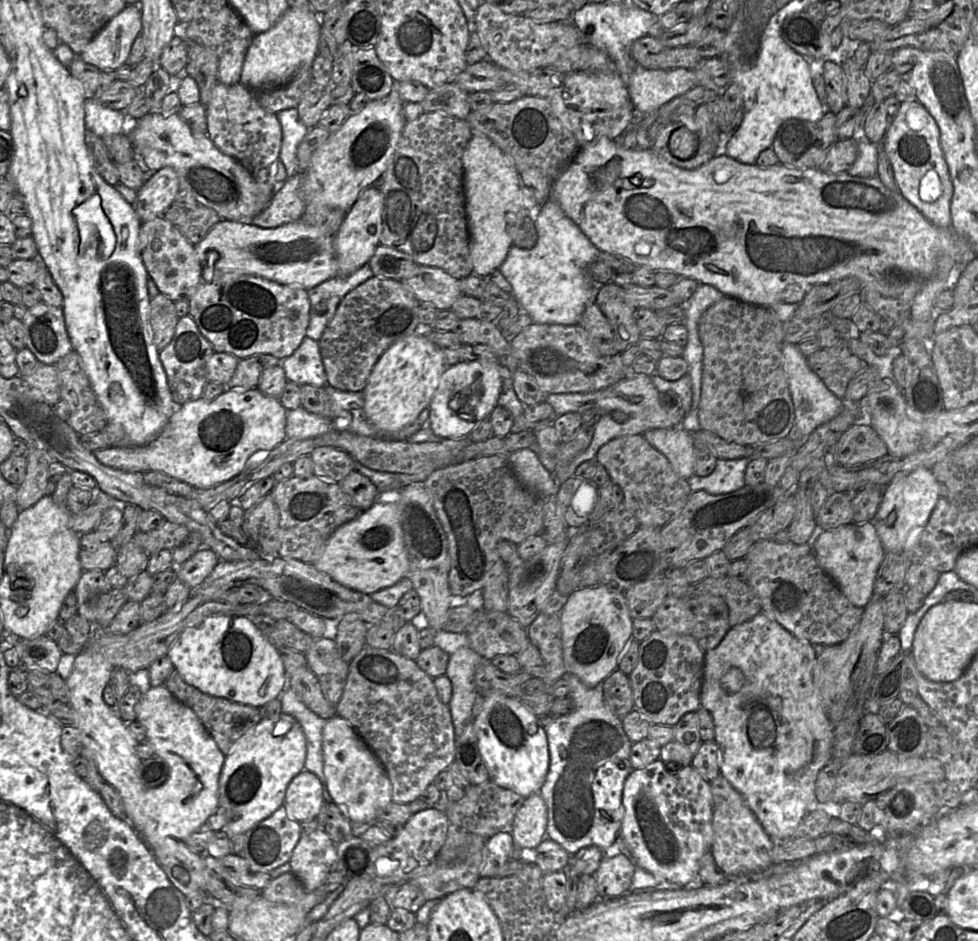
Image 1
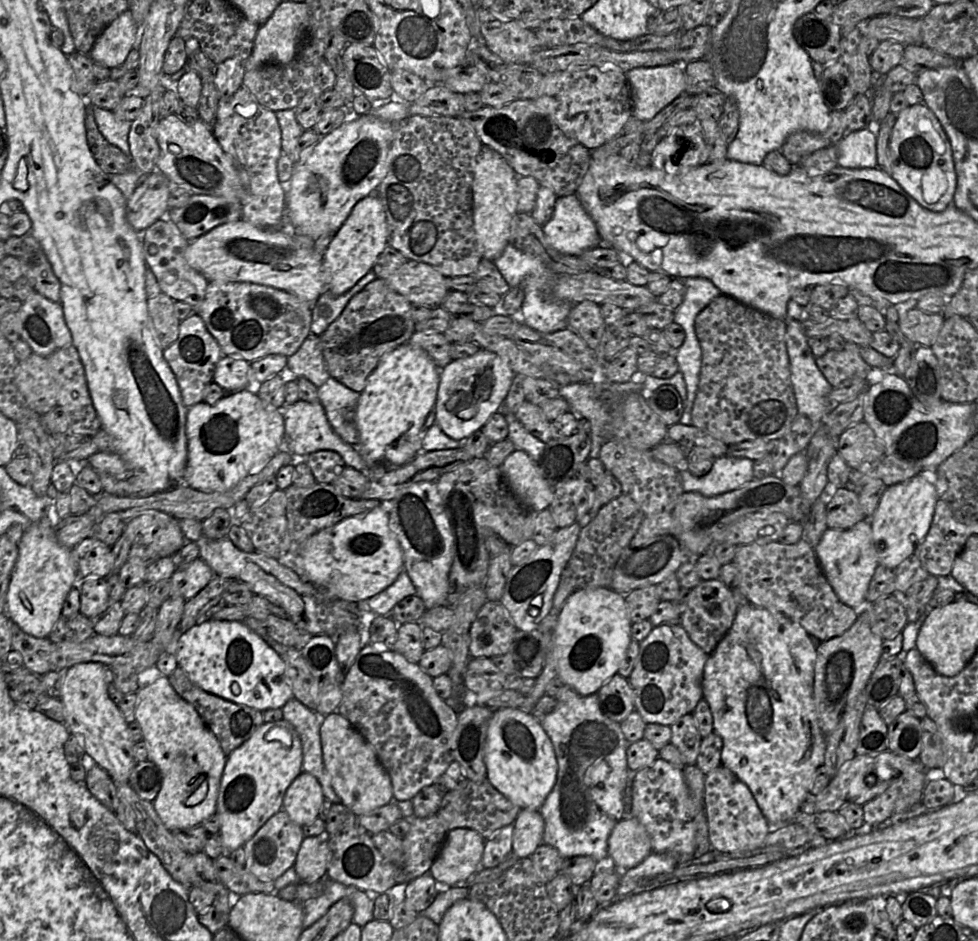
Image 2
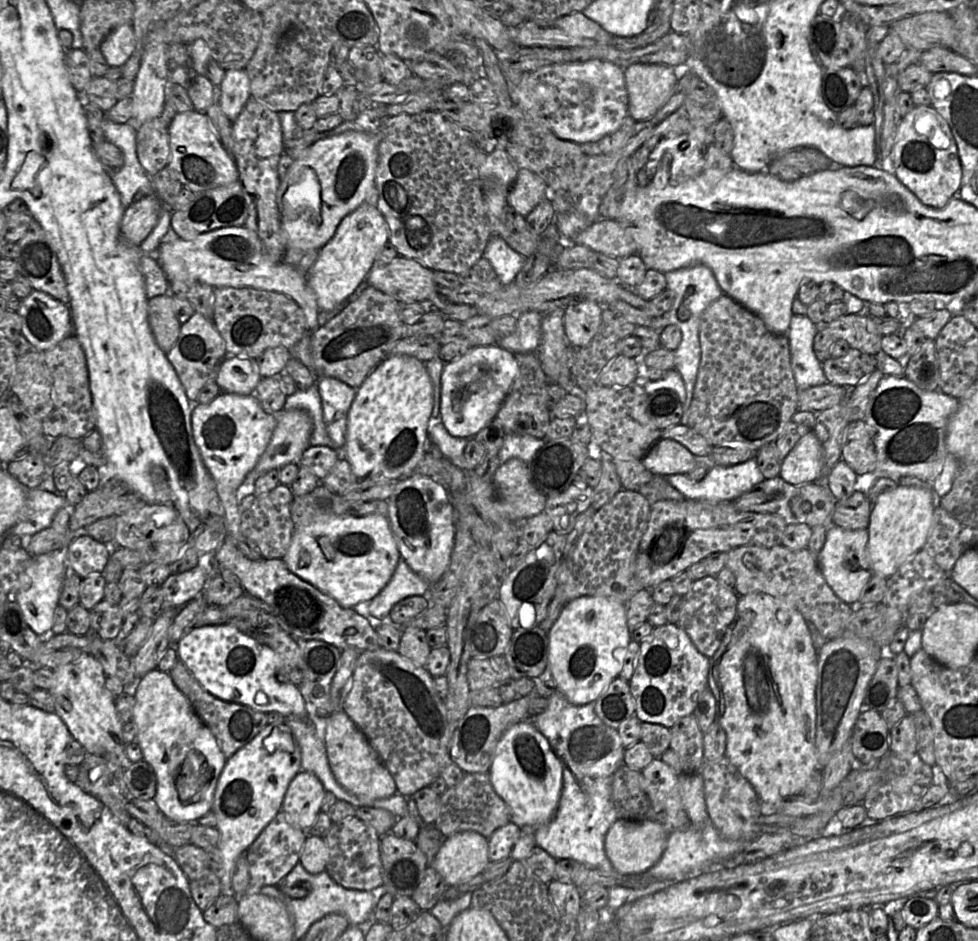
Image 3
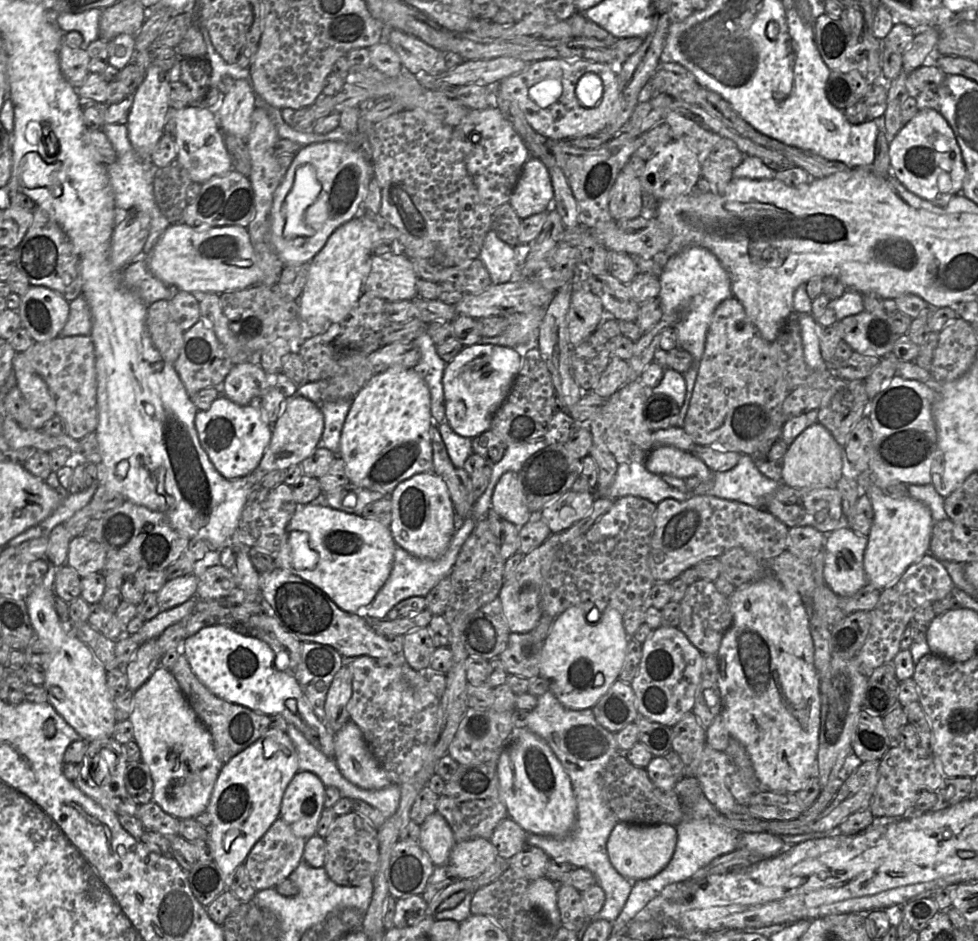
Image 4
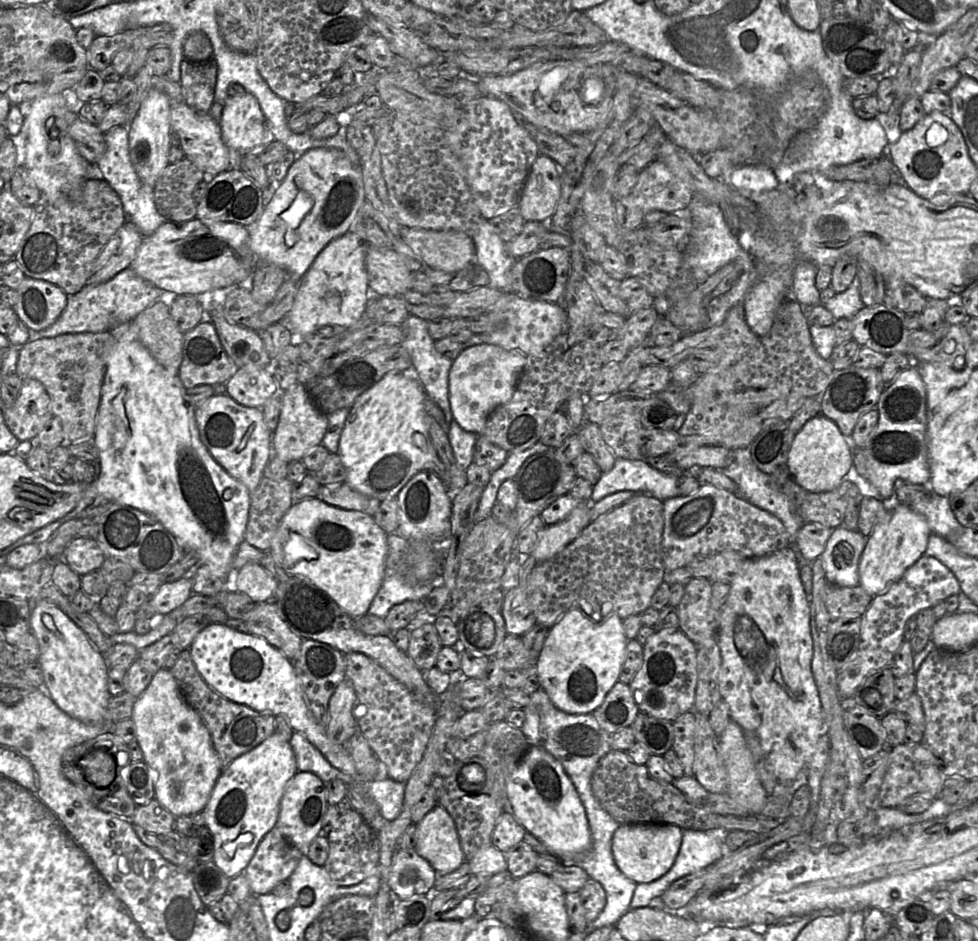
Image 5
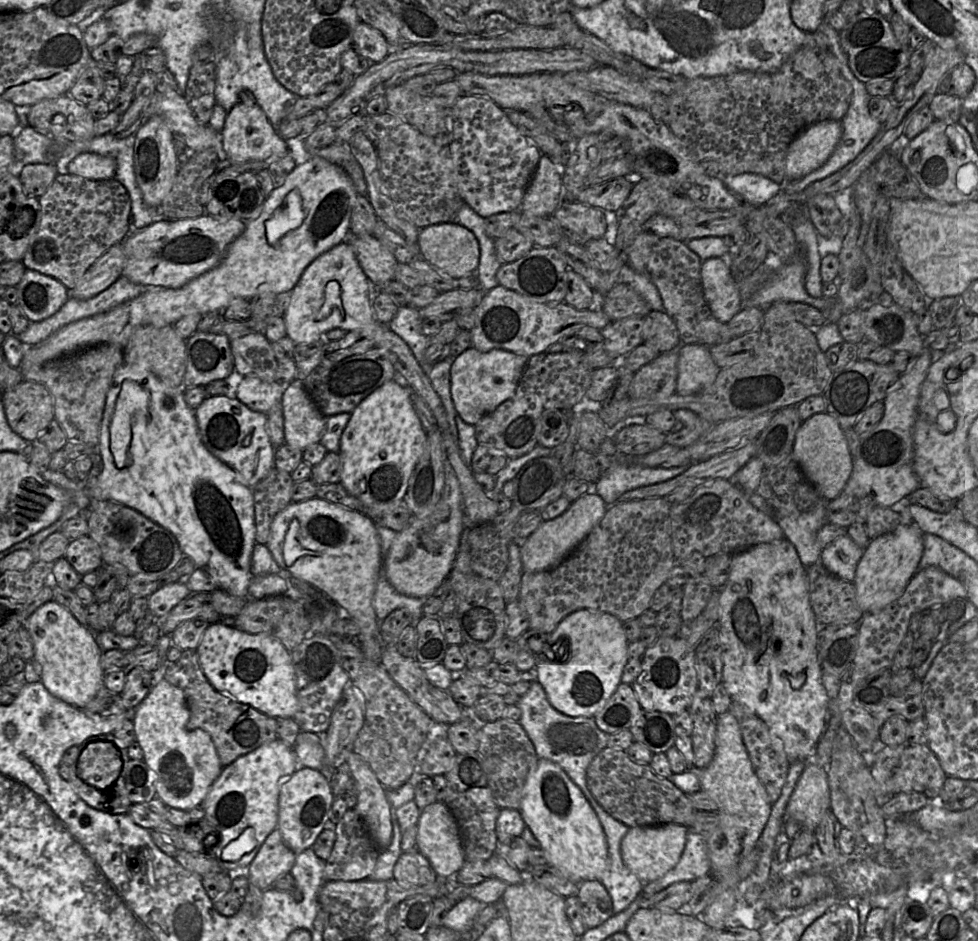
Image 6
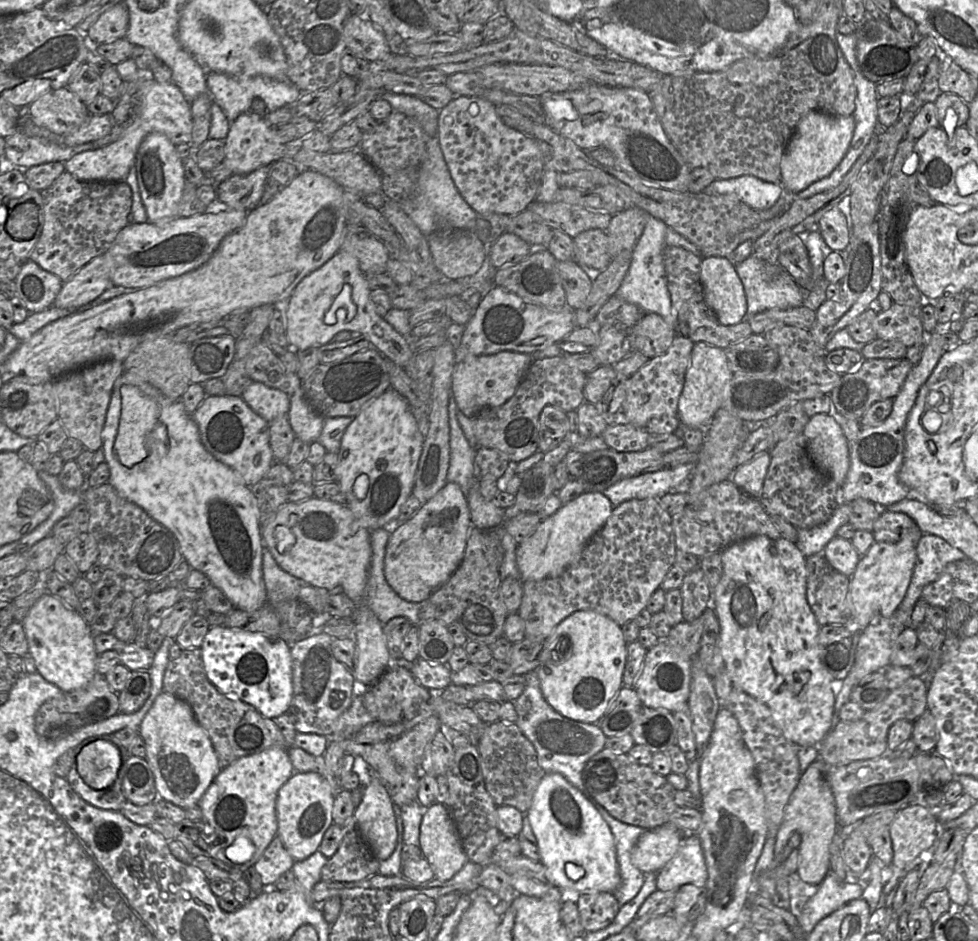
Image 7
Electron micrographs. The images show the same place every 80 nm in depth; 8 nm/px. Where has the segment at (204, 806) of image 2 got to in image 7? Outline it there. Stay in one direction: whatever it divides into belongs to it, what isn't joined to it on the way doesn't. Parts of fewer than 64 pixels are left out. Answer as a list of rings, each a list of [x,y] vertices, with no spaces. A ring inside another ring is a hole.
[[[161,692],[144,716],[138,728],[138,734],[145,743],[145,759],[148,761],[155,778],[158,799],[171,802],[183,809],[199,806],[199,801],[222,767],[210,737],[196,721],[190,705],[170,693]]]

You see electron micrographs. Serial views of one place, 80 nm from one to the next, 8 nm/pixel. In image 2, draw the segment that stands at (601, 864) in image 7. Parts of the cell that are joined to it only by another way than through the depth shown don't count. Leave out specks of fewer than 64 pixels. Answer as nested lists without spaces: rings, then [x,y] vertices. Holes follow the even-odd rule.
[[[496,709],[489,720],[485,746],[487,779],[519,808],[539,809],[553,789],[558,771],[550,738],[532,712]]]

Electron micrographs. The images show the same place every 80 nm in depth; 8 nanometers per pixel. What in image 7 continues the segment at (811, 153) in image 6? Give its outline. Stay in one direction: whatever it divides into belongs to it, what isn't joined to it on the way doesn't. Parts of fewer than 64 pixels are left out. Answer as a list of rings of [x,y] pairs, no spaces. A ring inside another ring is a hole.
[[[813,110],[806,114],[794,129],[780,162],[784,190],[798,193],[829,176],[847,153],[855,129],[850,116],[835,116]]]

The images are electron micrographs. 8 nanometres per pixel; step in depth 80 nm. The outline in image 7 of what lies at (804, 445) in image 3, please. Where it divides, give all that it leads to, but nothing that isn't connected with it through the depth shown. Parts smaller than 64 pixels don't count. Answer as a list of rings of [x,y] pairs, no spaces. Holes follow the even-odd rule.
[[[817,414],[804,428],[807,453],[816,468],[842,487],[850,458],[849,442],[831,414]]]

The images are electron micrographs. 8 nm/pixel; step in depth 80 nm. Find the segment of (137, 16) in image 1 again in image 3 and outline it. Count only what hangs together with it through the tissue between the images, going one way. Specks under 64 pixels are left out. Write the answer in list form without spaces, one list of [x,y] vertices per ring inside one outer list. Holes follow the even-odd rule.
[[[132,23],[114,28],[101,42],[99,49],[109,66],[120,66],[135,51],[135,34]]]

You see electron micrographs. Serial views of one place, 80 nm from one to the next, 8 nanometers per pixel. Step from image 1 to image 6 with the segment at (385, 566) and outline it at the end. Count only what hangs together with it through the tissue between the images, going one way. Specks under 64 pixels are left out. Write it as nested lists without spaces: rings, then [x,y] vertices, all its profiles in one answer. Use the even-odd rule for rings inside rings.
[[[316,497],[291,502],[280,511],[271,523],[266,546],[281,568],[313,585],[347,611],[360,628],[357,638],[352,639],[357,639],[357,644],[368,661],[381,664],[382,650],[386,645],[381,638],[381,621],[377,618],[373,607],[373,597],[381,569],[377,524],[364,513]]]

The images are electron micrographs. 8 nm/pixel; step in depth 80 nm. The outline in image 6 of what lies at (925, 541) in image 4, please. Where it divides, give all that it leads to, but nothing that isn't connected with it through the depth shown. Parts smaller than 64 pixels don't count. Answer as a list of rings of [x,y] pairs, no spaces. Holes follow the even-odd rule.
[[[912,522],[900,524],[892,532],[871,539],[857,564],[853,585],[863,613],[875,613],[898,599],[918,570],[923,554],[923,533]]]

